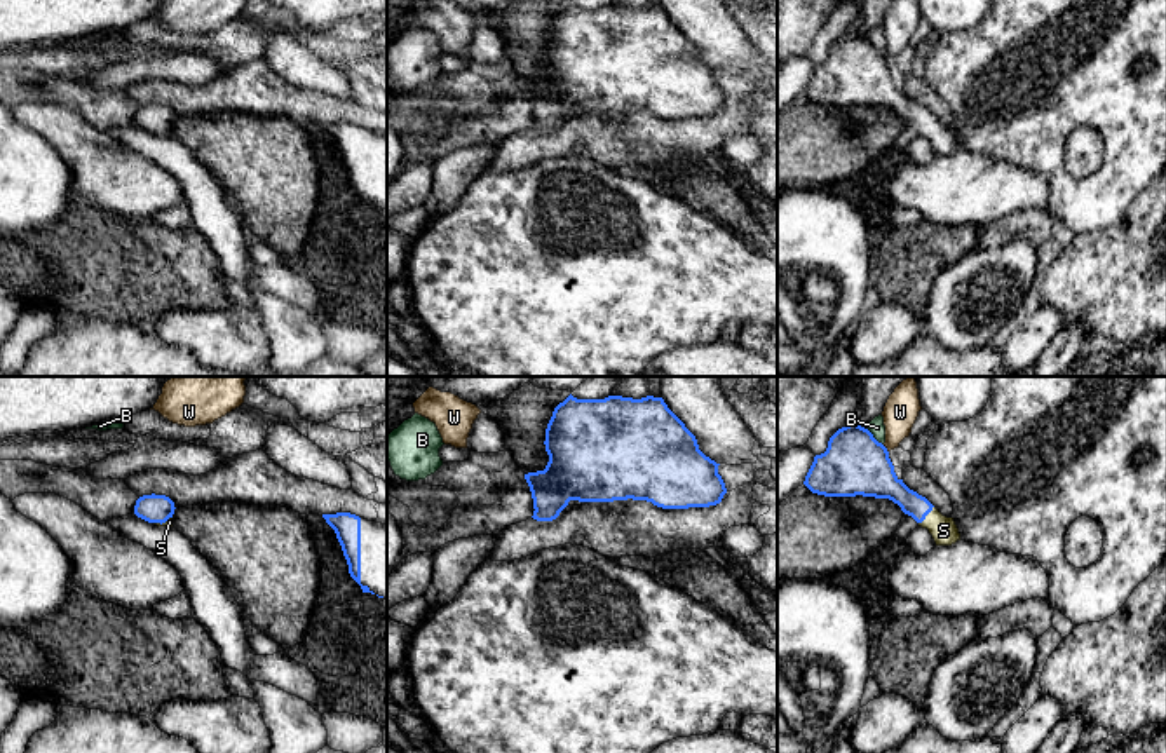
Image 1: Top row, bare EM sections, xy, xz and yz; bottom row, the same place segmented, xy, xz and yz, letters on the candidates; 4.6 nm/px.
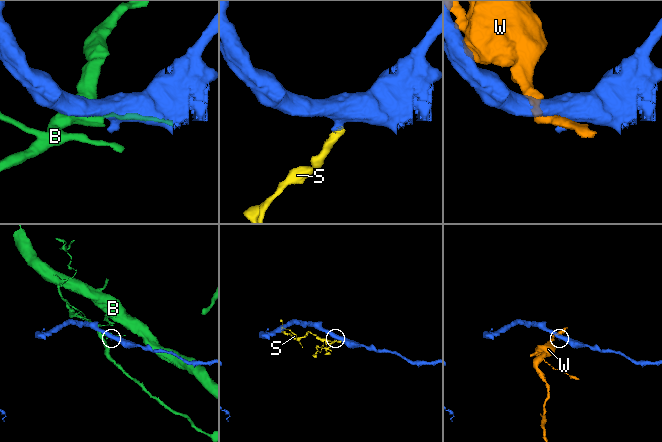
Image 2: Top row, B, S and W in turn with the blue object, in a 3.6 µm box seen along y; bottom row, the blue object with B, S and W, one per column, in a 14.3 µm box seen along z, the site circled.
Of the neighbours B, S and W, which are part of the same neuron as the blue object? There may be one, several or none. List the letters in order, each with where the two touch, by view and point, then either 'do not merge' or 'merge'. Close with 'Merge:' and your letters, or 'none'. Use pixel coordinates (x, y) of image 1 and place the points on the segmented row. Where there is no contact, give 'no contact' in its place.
B: contact yz (874, 438); do not merge
S: contact yz (928, 513); merge
W: contact yz (886, 448); do not merge
Merge: S

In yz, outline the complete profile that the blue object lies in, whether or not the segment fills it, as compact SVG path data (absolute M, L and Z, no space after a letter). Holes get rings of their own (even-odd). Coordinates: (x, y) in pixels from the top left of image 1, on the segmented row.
M858 424L830 438L826 451L814 457L803 485L824 497L889 499L919 526L927 528L936 546L960 540L953 518L943 516L925 497L910 490L896 476L887 448Z

